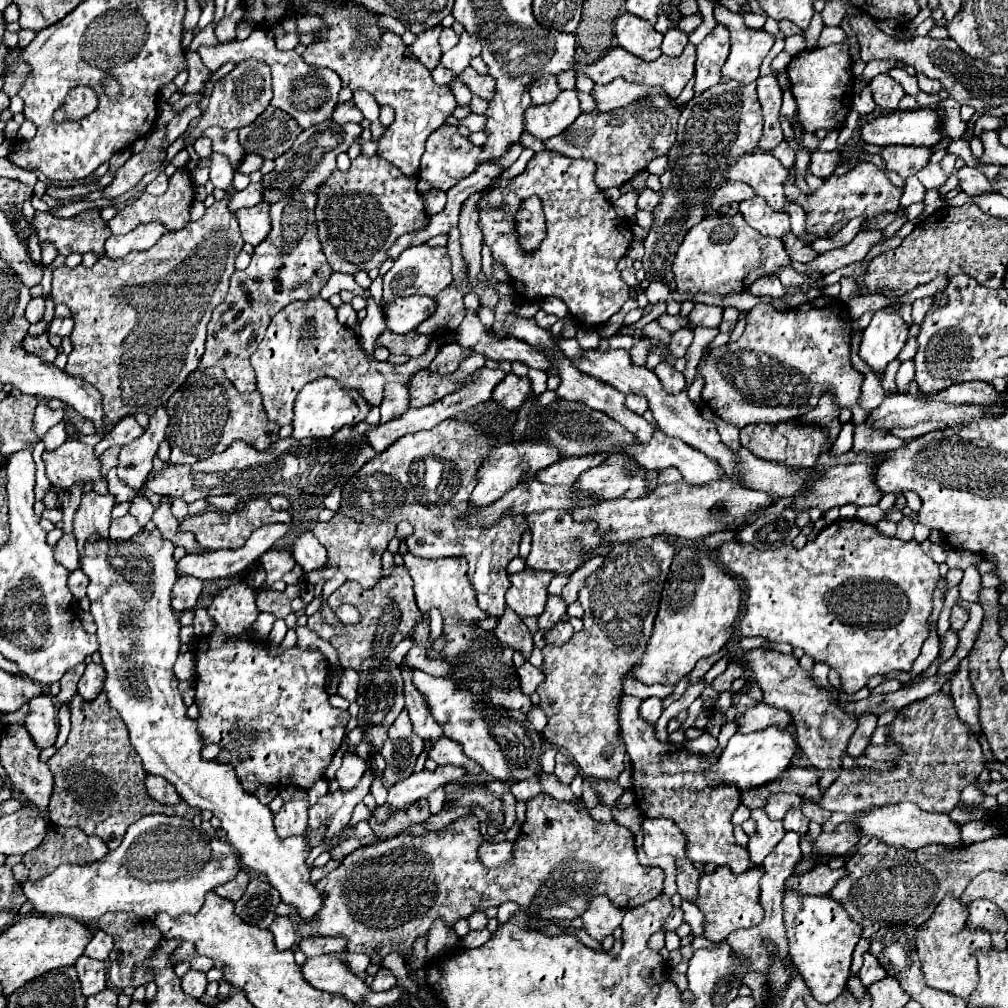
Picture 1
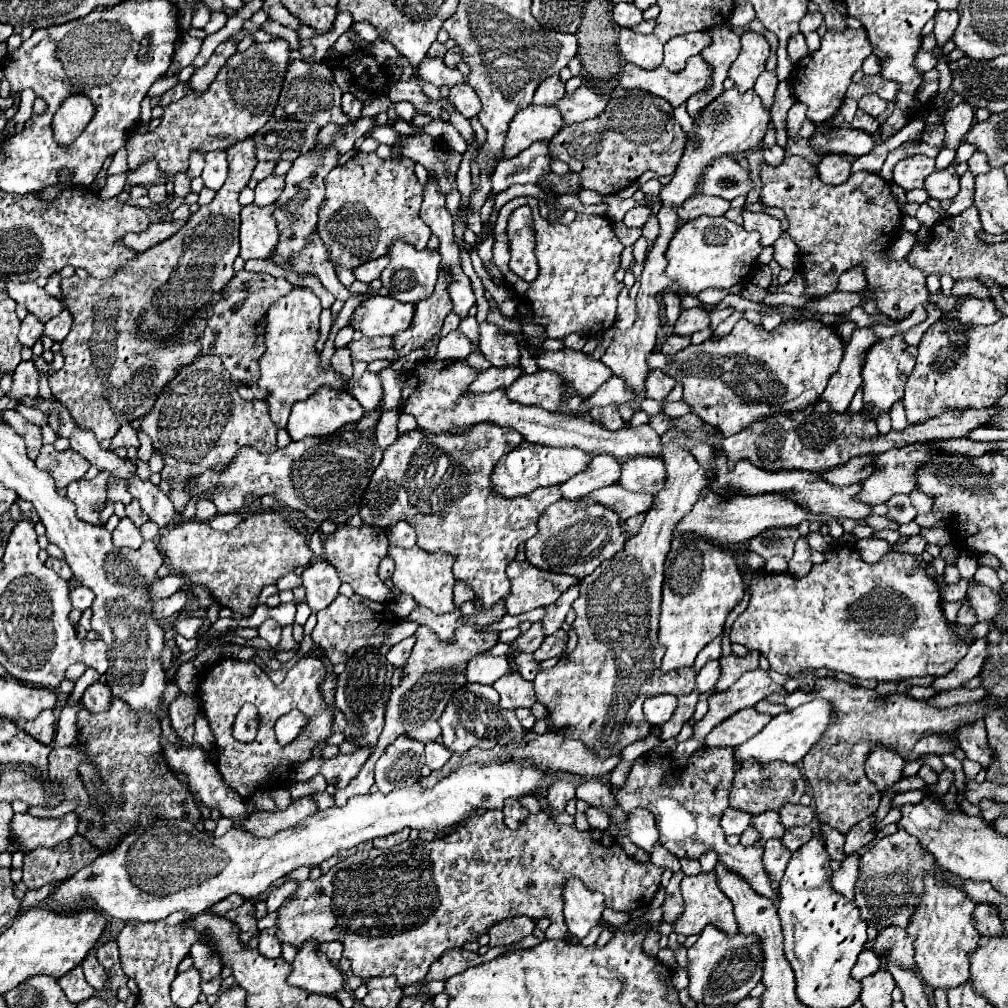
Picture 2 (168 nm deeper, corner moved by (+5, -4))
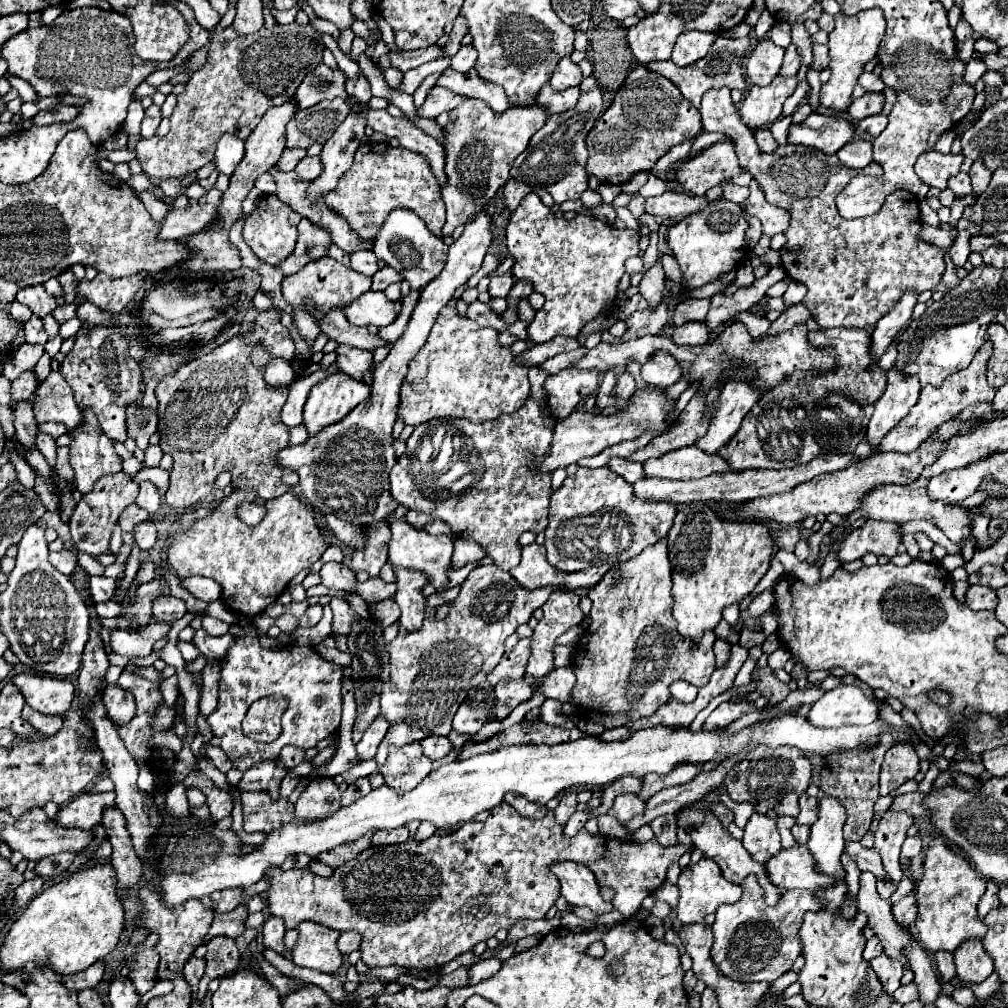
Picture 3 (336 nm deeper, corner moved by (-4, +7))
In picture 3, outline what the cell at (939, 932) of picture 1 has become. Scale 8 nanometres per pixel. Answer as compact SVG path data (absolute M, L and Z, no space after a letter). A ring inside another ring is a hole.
M942 837L930 841L924 857L924 875L916 887L916 933L928 953L938 949L954 951L964 939L984 937L986 925L978 919L978 901L986 889L986 879L972 869L972 865L954 853Z

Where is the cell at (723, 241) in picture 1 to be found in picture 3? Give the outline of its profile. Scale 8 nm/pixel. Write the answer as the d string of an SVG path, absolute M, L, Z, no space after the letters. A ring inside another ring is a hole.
M718 199L708 203L708 209L702 213L692 213L680 223L668 229L666 243L674 251L674 257L682 271L682 285L686 289L702 287L710 281L716 281L720 273L734 269L744 257L744 233L748 229L748 221L744 219L744 211L740 205Z

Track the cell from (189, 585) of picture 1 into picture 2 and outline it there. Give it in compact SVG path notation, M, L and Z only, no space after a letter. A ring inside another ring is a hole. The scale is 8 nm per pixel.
M179 590L175 592L173 596L169 598L163 598L163 600L157 600L153 604L153 616L163 620L163 618L171 618L175 614L179 614L187 604L187 592L185 590Z

